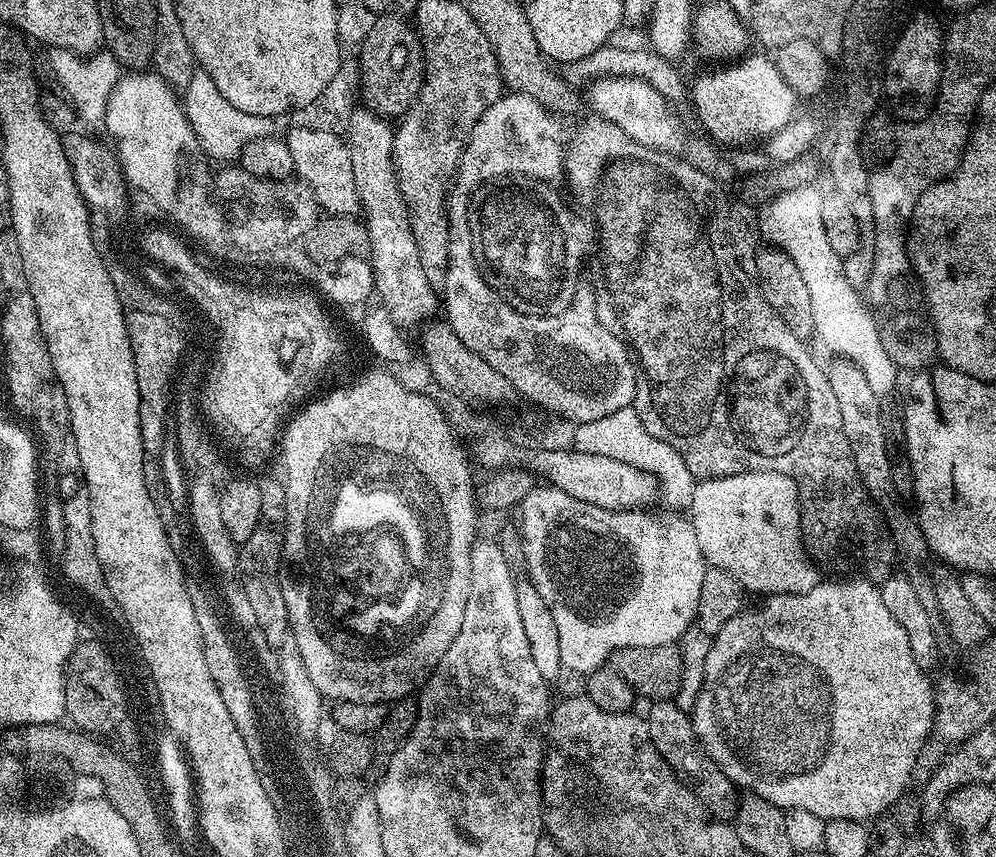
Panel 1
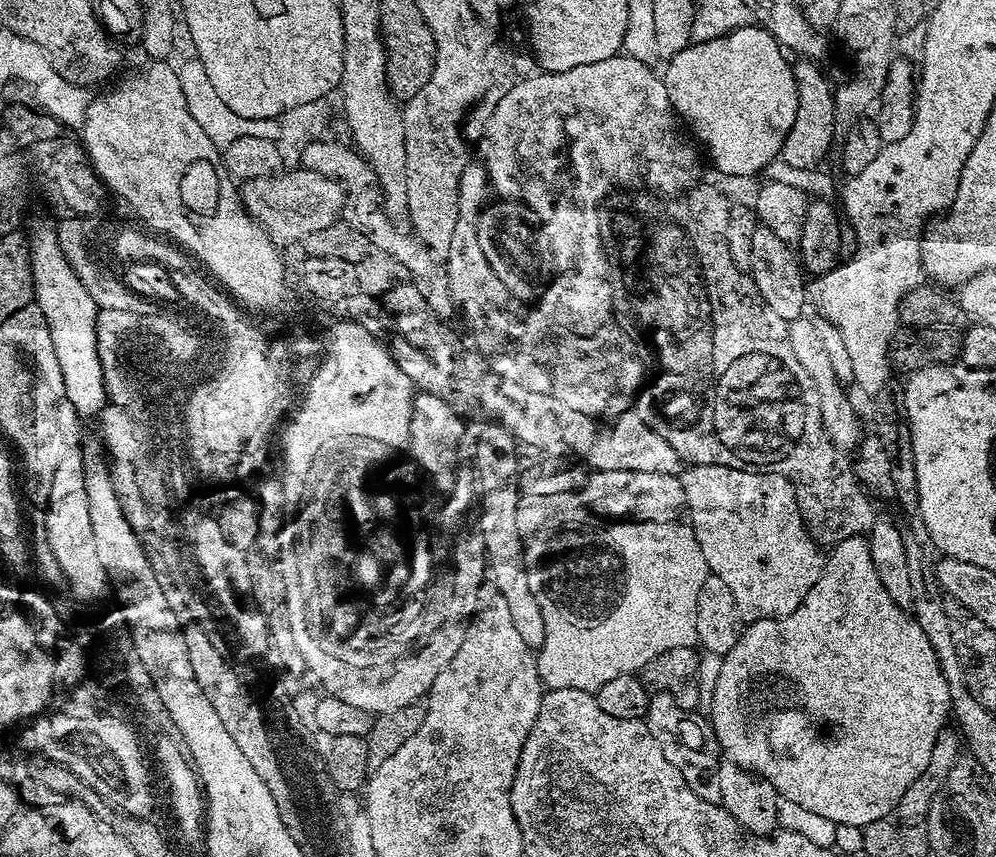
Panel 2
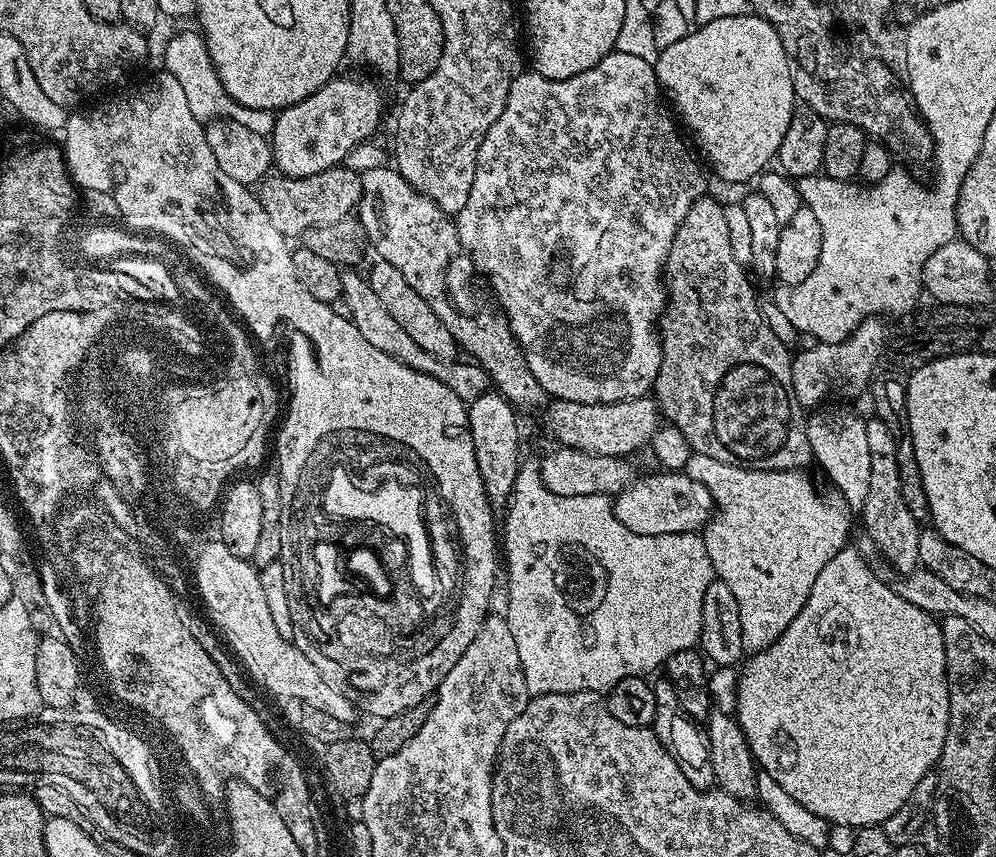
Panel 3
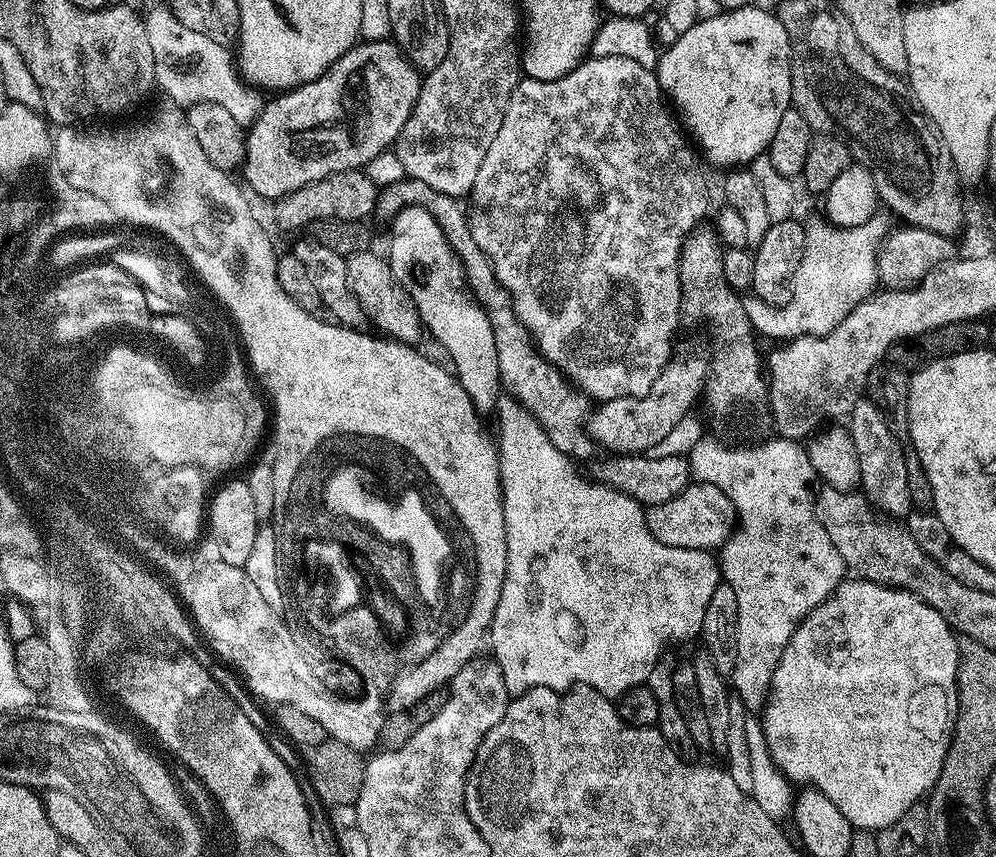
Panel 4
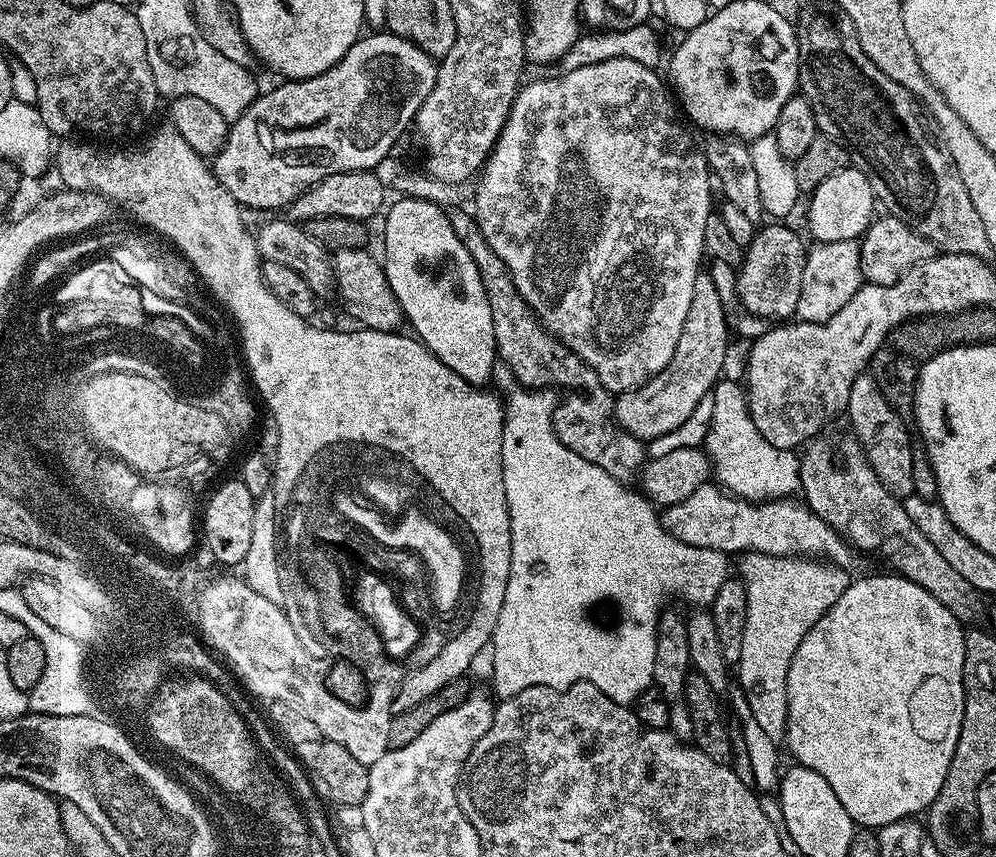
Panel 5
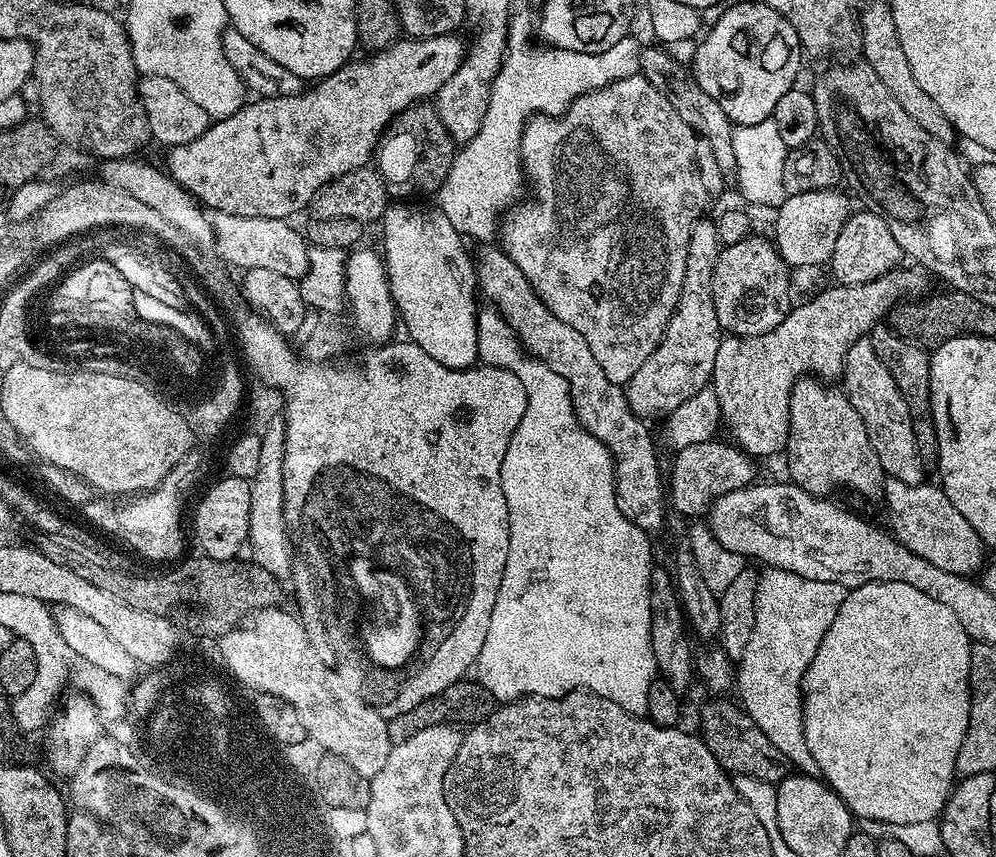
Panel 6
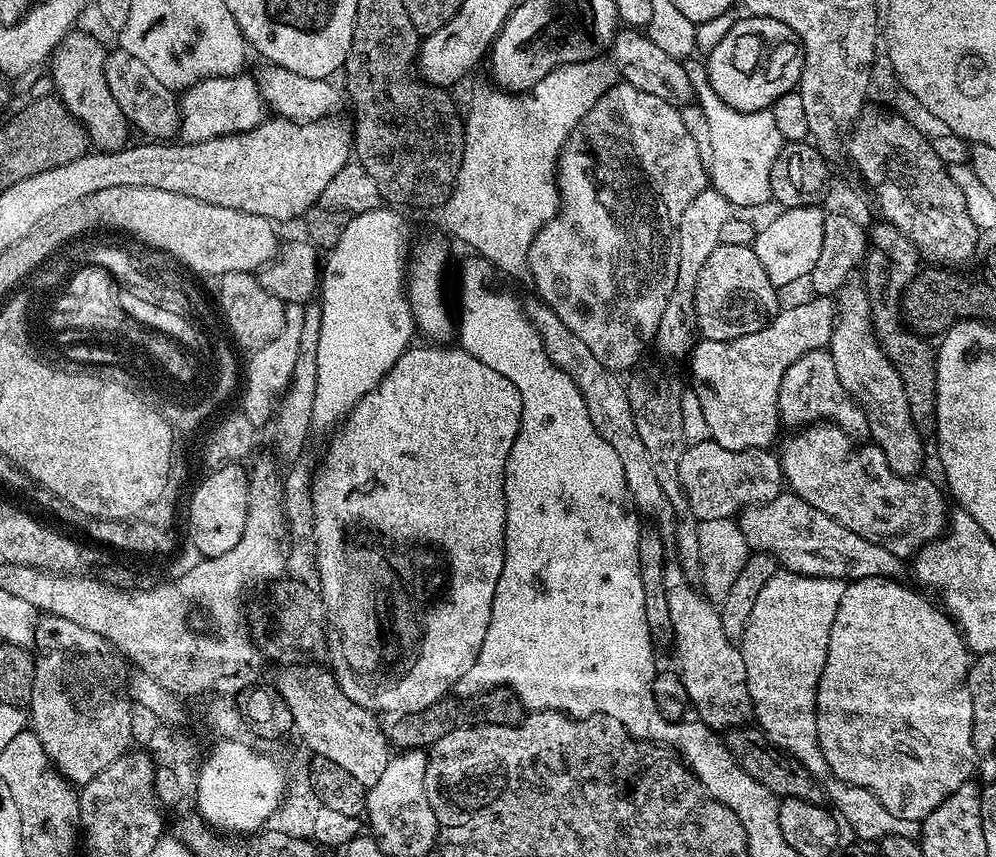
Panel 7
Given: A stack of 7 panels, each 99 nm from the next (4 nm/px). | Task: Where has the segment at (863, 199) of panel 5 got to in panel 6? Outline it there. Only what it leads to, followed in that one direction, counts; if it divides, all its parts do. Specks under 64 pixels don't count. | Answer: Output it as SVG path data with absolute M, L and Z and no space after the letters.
M837 189L807 191L806 194L788 196L780 205L778 224L772 238L789 267L810 268L822 263L825 265L831 259L838 234L852 210L847 198L839 192Z

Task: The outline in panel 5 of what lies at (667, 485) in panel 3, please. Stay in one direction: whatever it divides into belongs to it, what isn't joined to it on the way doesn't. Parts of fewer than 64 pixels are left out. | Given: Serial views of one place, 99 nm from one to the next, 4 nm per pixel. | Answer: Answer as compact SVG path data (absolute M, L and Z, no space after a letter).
M712 482L698 486L690 498L667 505L662 512L662 523L671 536L690 546L702 546L725 554L749 551L771 556L823 558L827 563L845 570L851 569L851 564L858 559L852 545L799 499L749 503Z

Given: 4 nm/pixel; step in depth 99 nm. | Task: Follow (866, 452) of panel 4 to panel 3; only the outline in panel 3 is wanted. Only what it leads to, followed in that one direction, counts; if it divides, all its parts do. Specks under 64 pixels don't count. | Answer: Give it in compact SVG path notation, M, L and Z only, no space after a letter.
M872 418L865 426L867 445L870 446L870 486L867 489L865 504L862 509L864 528L867 539L871 540L875 551L884 555L884 560L896 574L907 574L920 564L918 558L918 538L922 527L921 521L906 510L902 499L902 488L898 482L898 454L896 436L886 426L886 422Z

